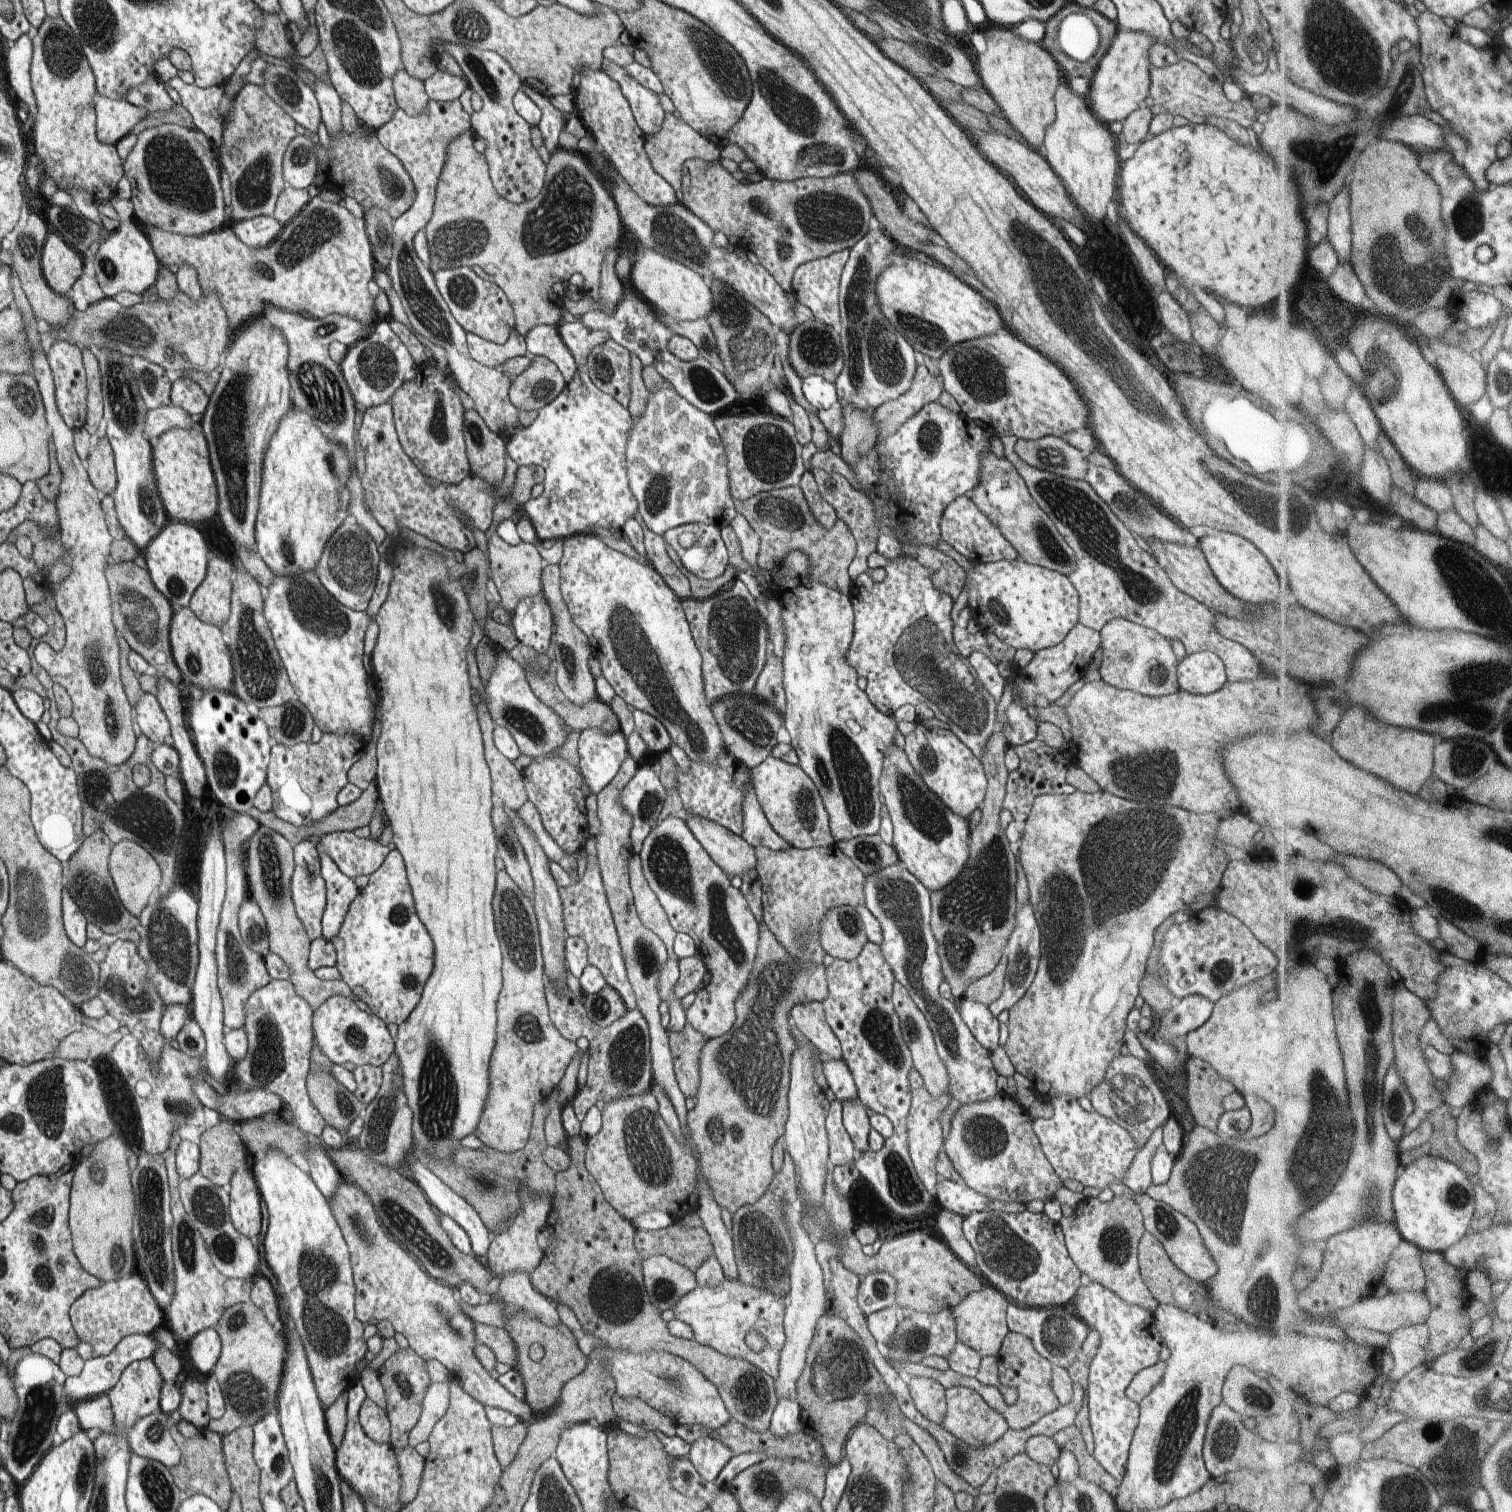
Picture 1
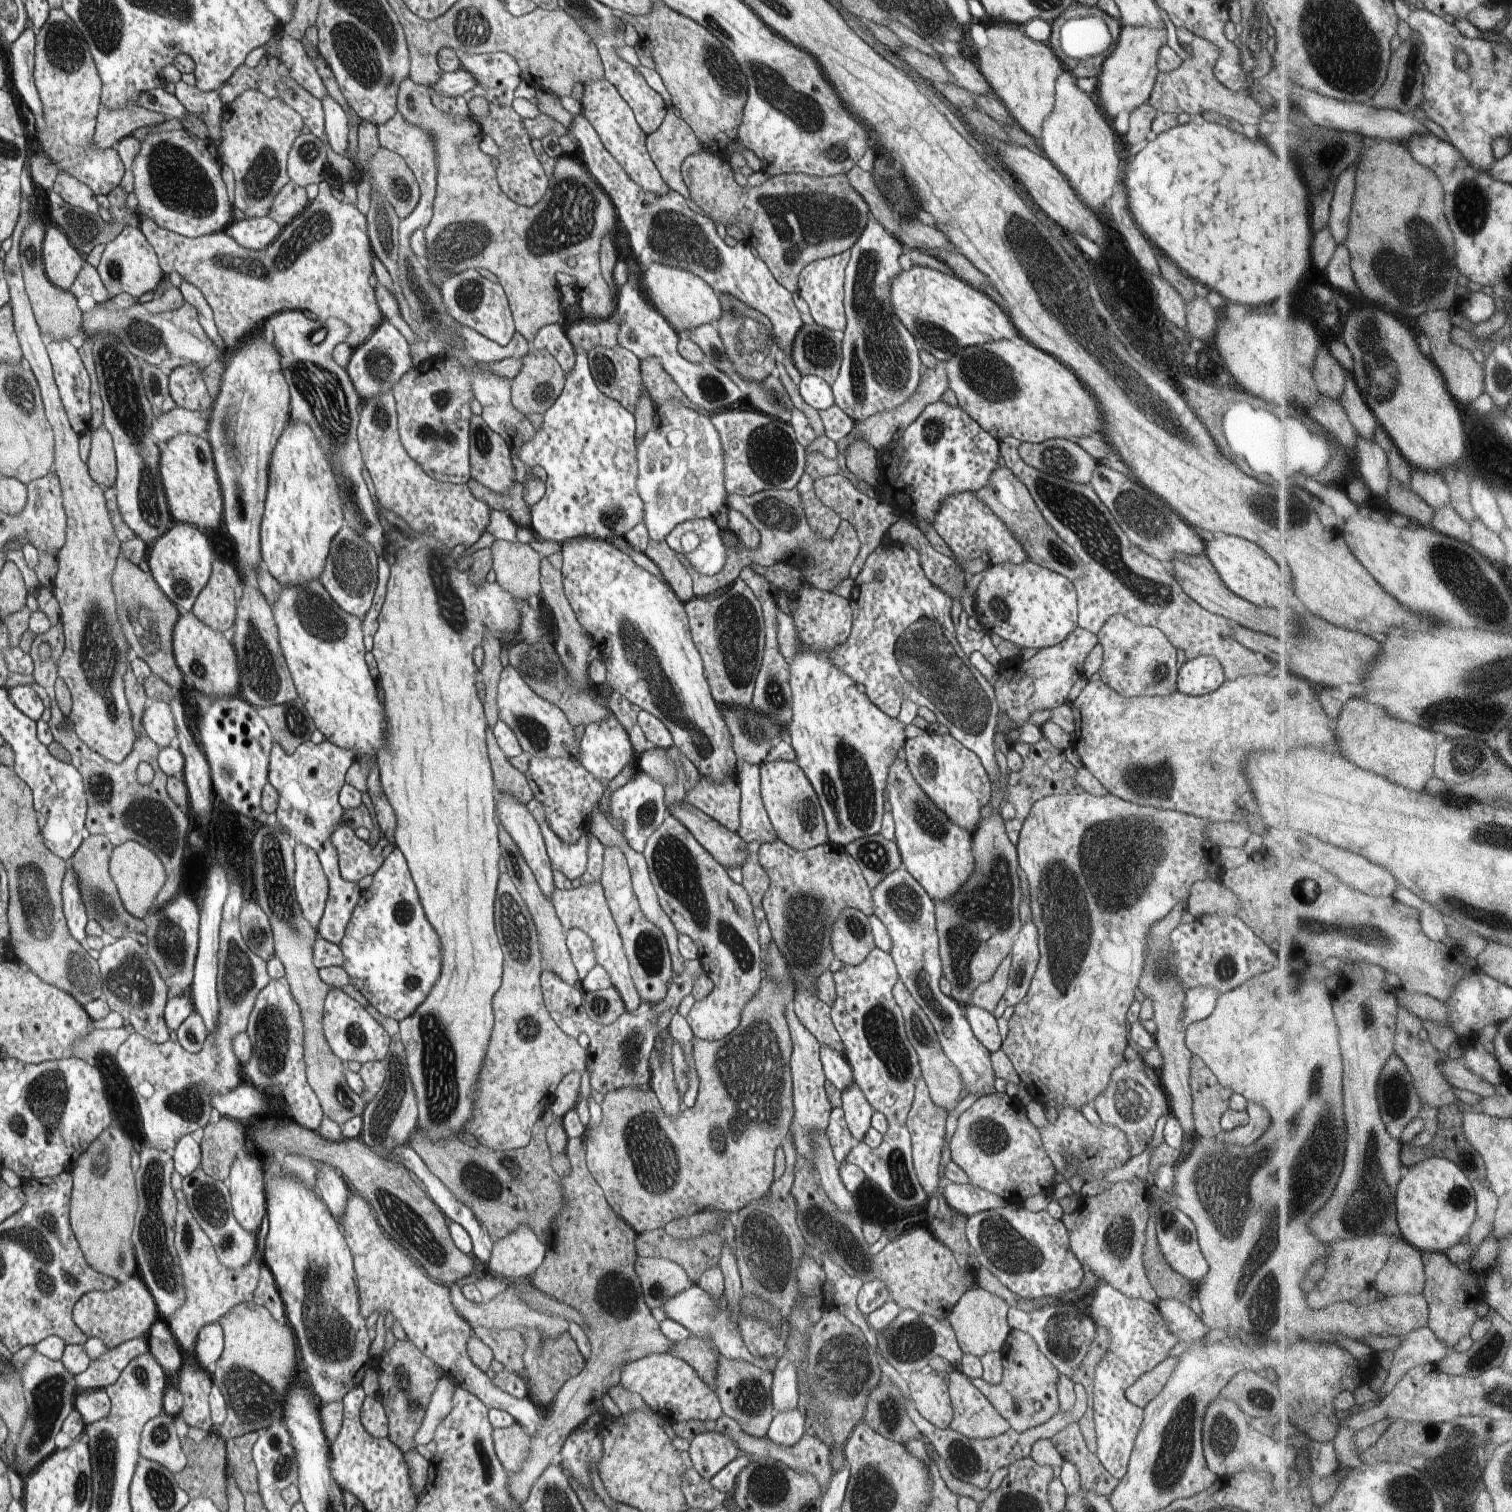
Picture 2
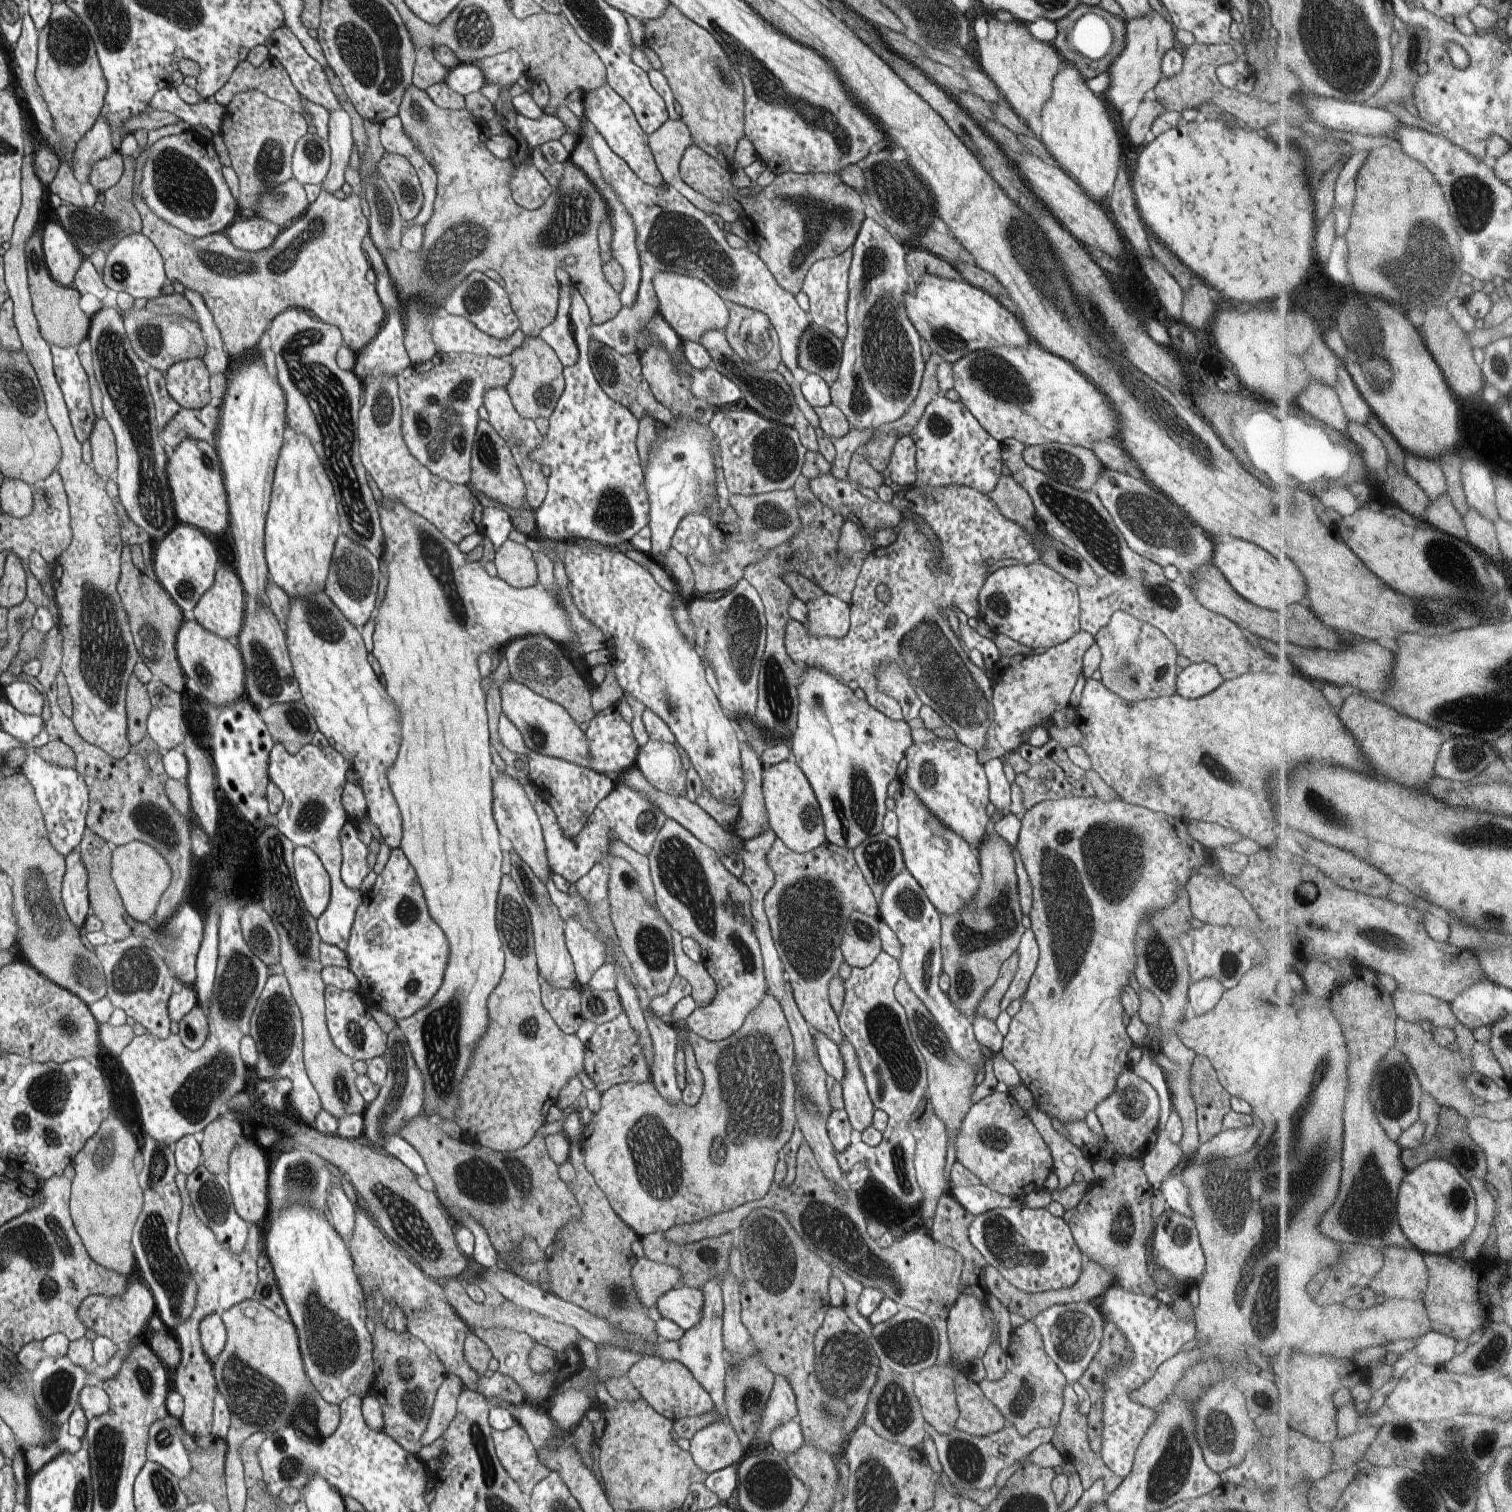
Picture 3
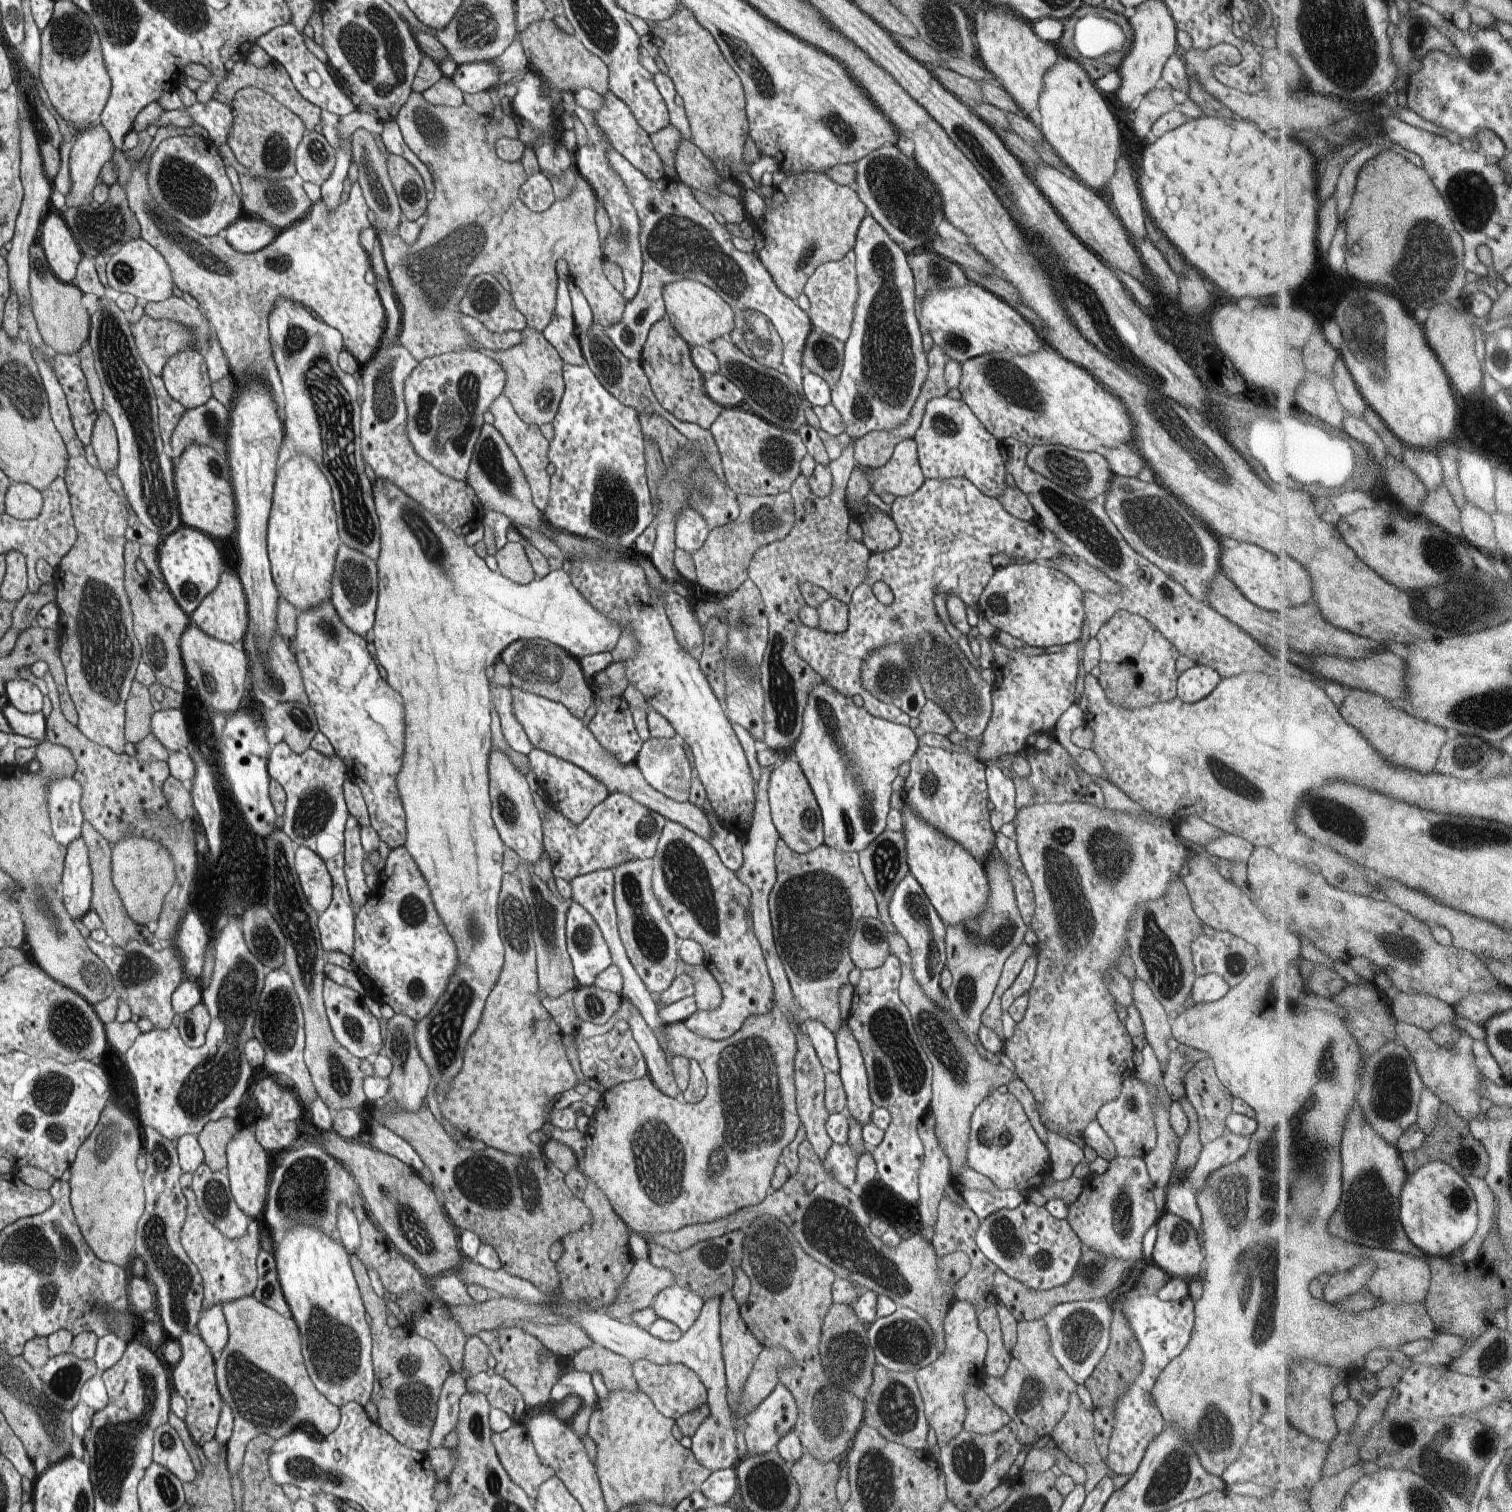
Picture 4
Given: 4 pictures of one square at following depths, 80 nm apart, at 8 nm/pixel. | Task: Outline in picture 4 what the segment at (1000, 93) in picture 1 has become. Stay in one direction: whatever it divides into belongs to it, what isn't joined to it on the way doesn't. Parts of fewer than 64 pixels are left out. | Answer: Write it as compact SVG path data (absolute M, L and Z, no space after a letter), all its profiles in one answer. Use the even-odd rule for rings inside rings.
M992 8L992 10L988 10L986 16L984 16L984 26L980 30L974 30L978 42L977 55L986 70L993 75L994 82L1004 88L1009 98L1018 104L1018 108L1028 118L1028 115L1033 110L1039 109L1040 94L1044 90L1044 74L1048 72L1048 68L1056 66L1056 62L1060 57L1052 44L1040 40L1034 34L1032 25L1028 21L1025 21L1016 13L1012 14L1010 10L1008 12L1006 10L1008 8Z

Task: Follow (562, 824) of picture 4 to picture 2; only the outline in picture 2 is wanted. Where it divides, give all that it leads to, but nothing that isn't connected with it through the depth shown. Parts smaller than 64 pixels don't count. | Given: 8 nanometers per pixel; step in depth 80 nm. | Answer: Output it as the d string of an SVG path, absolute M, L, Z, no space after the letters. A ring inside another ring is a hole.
M638 769L638 772L625 786L612 792L610 796L610 812L614 818L618 818L624 824L624 837L628 845L636 852L643 853L648 838L656 832L656 828L662 824L666 816L665 790L658 780L654 780L650 774ZM530 800L526 804L528 812L534 816L534 820L542 832L544 844L552 866L552 871L560 870L568 880L576 880L583 876L587 868L588 844L590 844L590 835L583 836L576 844L564 844L558 836L550 830L544 808L538 800Z

